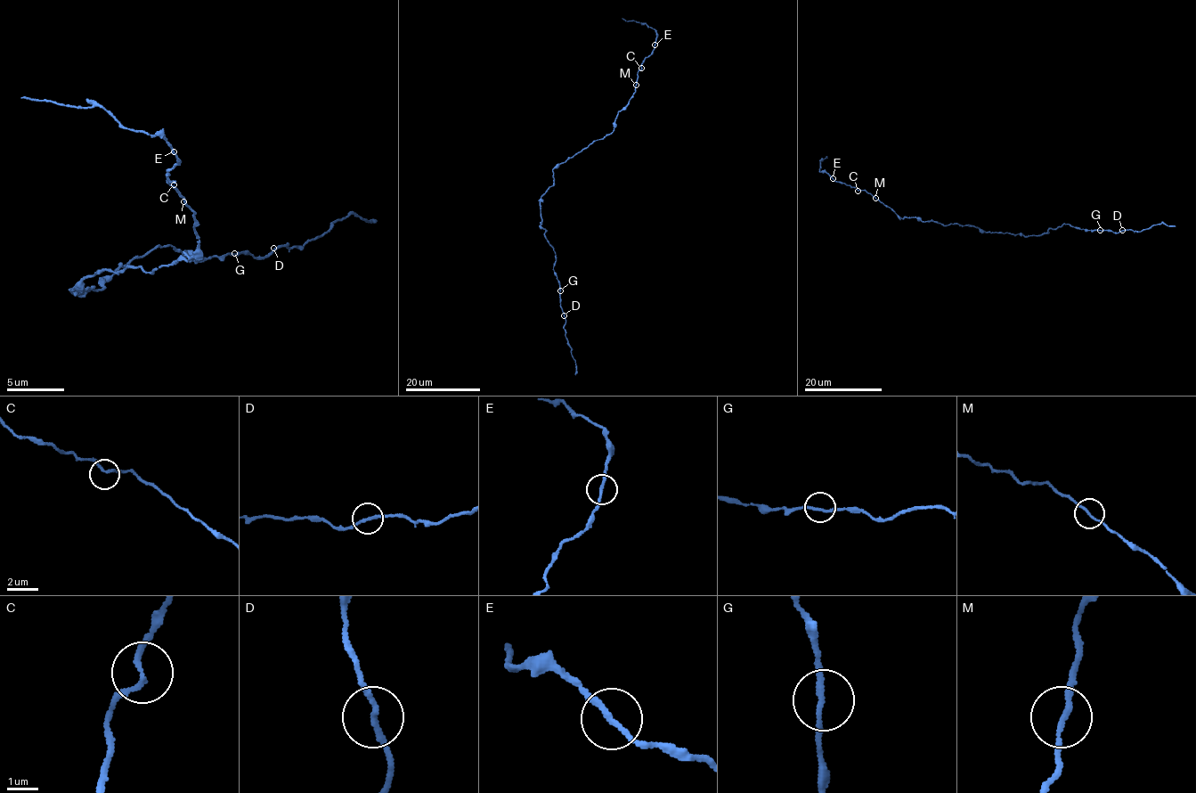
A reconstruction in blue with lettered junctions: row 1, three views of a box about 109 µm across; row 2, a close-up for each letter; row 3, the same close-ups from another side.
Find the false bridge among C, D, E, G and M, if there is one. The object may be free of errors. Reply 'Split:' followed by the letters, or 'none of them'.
Split: D

